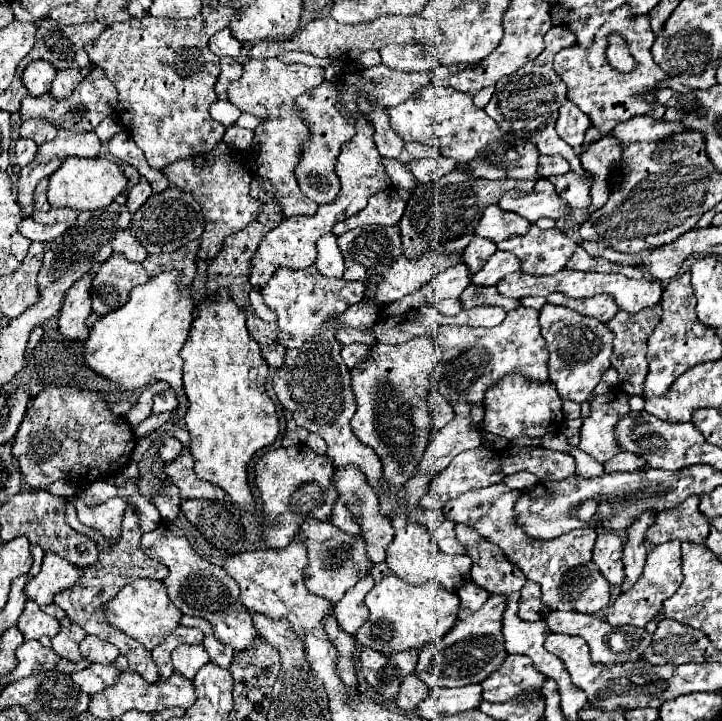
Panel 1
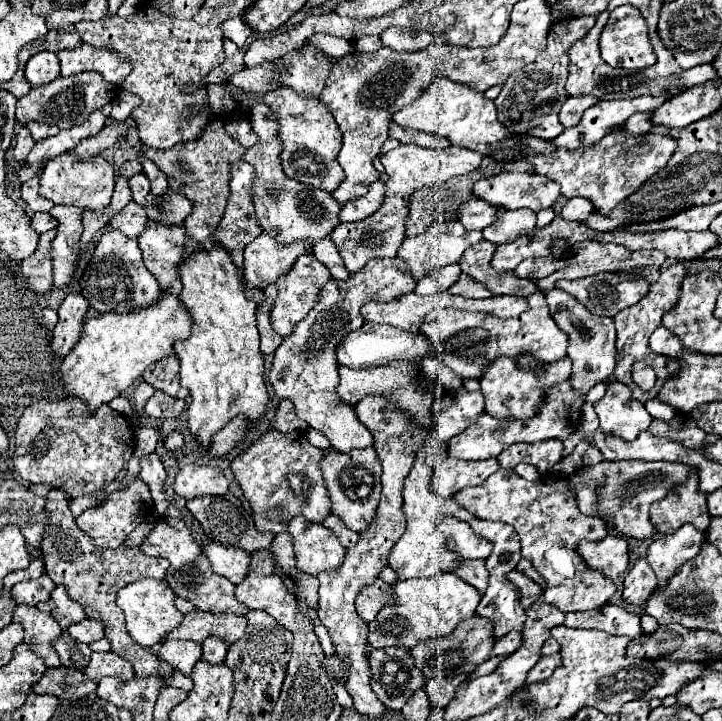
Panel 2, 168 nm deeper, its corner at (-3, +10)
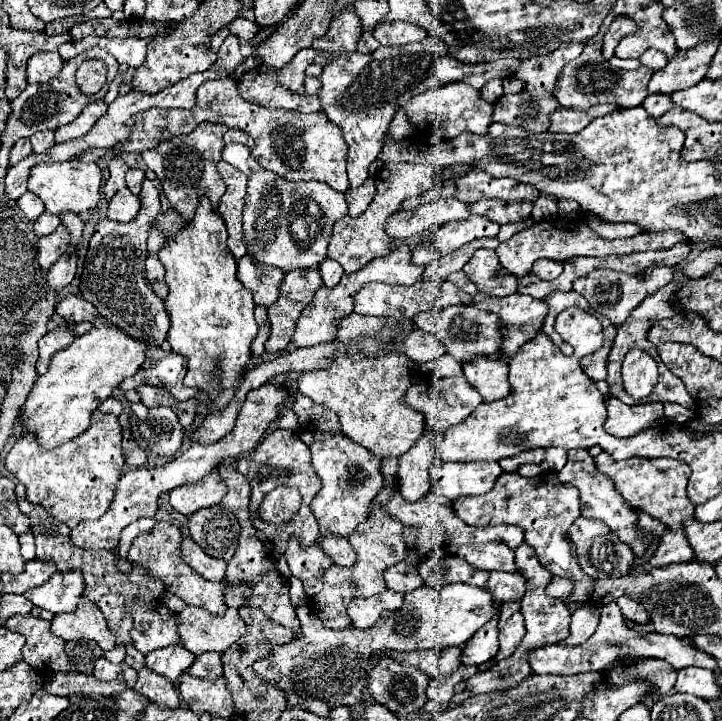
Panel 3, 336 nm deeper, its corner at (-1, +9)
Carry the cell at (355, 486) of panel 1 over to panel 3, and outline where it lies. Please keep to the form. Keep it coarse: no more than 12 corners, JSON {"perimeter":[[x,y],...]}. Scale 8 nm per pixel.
{"perimeter":[[314,433],[320,533],[350,537],[382,489],[380,457]]}

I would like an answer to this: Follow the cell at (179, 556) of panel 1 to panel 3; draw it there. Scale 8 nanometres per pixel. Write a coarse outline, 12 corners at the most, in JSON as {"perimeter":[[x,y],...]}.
{"perimeter":[[172,523],[134,539],[128,559],[188,605],[226,611],[226,585],[182,561]]}

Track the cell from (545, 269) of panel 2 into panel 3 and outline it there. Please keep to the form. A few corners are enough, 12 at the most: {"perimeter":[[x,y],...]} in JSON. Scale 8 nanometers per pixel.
{"perimeter":[[538,259],[532,273],[552,281],[563,271],[563,264]]}

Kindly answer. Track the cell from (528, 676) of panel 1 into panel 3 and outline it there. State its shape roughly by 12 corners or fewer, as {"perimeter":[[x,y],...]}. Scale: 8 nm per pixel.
{"perimeter":[[518,605],[500,609],[500,649],[492,663],[502,661],[524,637]]}

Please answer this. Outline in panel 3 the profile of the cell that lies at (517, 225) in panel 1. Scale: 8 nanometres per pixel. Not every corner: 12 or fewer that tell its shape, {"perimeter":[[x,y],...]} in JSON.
{"perimeter":[[452,197],[388,221],[392,239],[410,239],[446,221],[466,221],[470,205]]}

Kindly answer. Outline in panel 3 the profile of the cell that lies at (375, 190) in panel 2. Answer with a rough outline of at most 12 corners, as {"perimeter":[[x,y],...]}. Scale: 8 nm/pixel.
{"perimeter":[[368,177],[364,185],[348,189],[348,215],[358,217],[374,199],[376,183]]}

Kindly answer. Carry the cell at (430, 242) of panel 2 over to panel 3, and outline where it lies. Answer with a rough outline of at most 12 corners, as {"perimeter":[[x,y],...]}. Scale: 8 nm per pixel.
{"perimeter":[[478,215],[450,221],[422,237],[410,261],[418,267],[474,241],[496,237],[498,223]]}

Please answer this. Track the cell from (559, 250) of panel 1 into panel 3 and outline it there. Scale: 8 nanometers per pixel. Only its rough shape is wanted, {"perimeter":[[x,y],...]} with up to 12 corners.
{"perimeter":[[478,201],[470,211],[500,225],[526,221],[532,205]]}

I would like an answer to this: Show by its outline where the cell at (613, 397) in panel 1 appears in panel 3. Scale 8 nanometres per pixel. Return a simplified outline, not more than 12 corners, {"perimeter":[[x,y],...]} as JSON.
{"perimeter":[[608,397],[604,429],[632,437],[666,423],[662,403],[626,405]]}

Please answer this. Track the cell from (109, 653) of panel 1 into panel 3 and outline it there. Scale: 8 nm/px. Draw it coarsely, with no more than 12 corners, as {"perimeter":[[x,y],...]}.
{"perimeter":[[88,601],[52,619],[52,633],[92,639],[104,651],[116,641],[102,611]]}

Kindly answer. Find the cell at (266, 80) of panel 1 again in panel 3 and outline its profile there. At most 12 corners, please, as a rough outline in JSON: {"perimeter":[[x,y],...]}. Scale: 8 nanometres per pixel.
{"perimeter":[[246,145],[222,159],[248,175],[244,243],[290,269],[326,259],[344,193],[286,181]]}

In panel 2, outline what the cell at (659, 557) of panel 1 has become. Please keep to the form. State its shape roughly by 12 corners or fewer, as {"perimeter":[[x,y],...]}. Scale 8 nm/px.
{"perimeter":[[684,524],[650,544],[646,560],[666,586],[700,552],[704,532]]}

